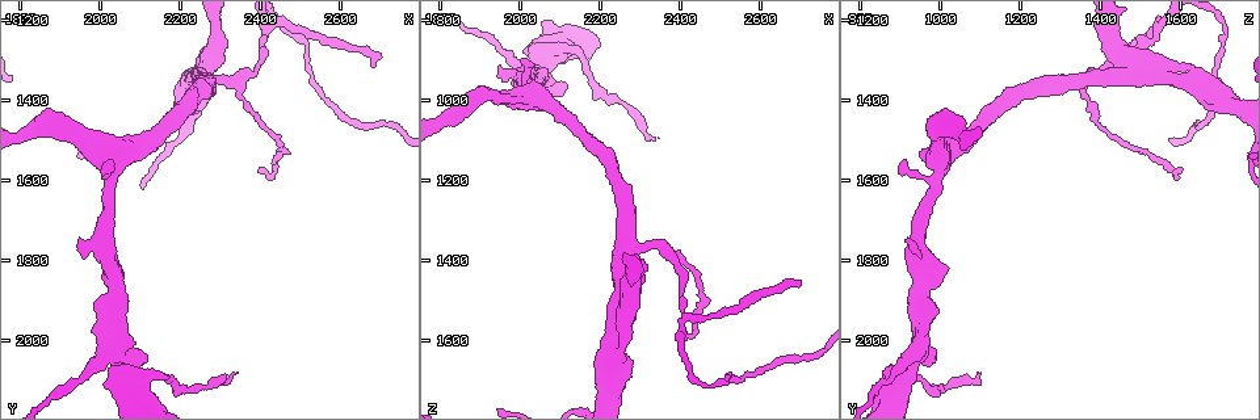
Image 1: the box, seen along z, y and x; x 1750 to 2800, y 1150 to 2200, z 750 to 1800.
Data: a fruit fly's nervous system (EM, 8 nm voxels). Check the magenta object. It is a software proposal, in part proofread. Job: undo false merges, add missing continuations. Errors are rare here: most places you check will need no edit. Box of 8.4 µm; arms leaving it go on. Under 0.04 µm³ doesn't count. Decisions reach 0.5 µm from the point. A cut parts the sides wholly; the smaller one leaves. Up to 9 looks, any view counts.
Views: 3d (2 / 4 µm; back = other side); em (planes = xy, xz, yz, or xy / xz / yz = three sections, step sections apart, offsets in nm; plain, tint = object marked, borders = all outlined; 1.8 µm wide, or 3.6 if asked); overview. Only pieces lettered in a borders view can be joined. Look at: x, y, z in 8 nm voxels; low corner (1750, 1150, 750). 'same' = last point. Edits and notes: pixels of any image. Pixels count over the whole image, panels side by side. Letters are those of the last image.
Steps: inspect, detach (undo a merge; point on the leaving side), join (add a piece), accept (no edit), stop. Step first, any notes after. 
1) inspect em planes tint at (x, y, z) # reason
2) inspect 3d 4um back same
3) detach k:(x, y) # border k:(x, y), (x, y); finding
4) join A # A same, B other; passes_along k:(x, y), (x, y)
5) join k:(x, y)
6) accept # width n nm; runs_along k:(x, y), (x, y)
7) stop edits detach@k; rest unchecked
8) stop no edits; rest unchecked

inspect em planes borders at (2120, 2035, 960) # an open end

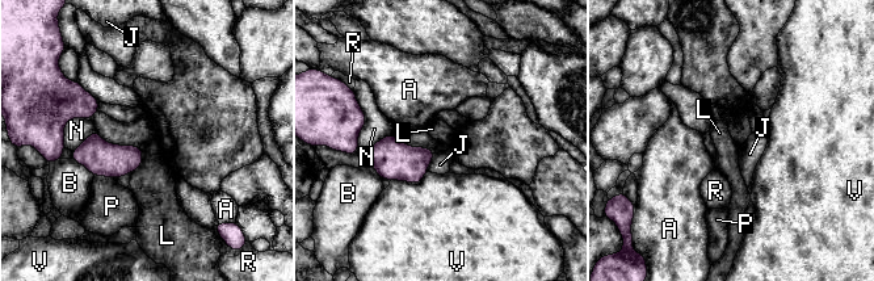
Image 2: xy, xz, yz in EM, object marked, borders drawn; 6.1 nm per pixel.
accept # width 130 nm; A other, B other, J other, L other, N other, P other, R other, V other; no lettered piece goes on from it

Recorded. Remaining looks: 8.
inspect 3d 4um back at (2030, 1545, 995) # three arms meet

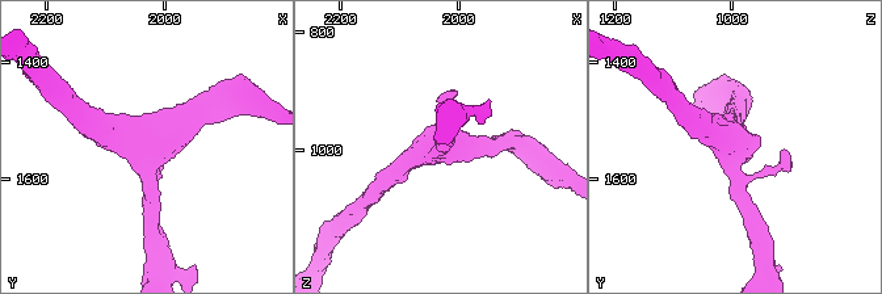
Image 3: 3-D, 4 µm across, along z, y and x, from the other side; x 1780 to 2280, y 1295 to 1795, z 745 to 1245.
inspect em 3.6um yz step 8 tint at (2030, 1550, 1000) # shape alone is not enough

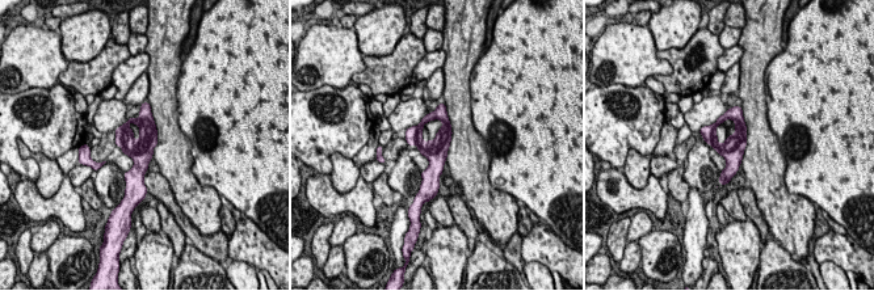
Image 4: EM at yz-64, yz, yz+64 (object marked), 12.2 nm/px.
inspect em 3.6um planes borders same

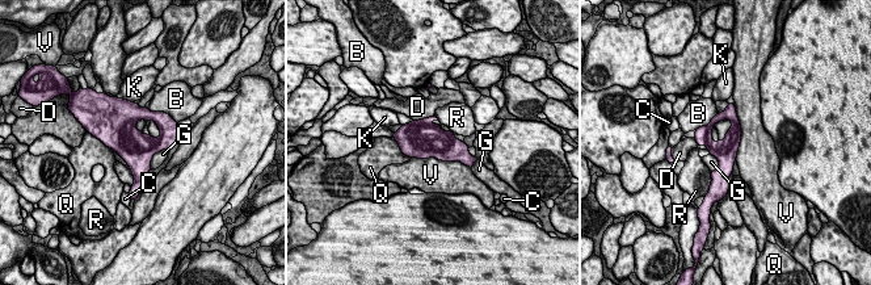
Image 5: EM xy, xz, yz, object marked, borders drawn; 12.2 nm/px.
accept # longest_contact V 750 nm; B other, C other, D other, G other, K other, Q other, R other, V other; runs_along 5:(732, 108), (726, 183); all the same neuron

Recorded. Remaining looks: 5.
inspect 3d 4um at (2255, 1350, 1445) # two arms at a narrow angle

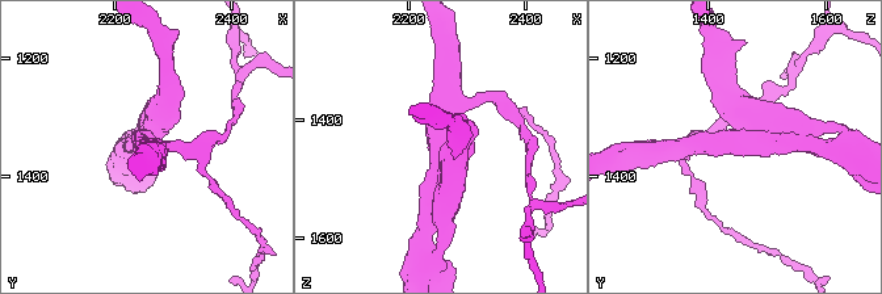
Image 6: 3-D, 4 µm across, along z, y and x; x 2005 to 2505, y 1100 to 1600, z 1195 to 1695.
inspect em yz step 8 tint at (2255, 1345, 1450) # arms 4

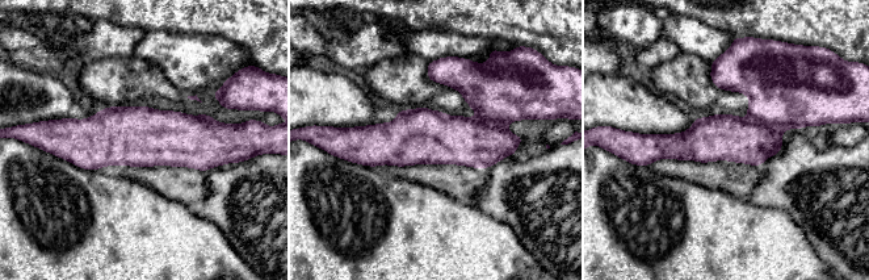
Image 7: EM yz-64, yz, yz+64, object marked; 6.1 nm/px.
inspect em planes borders same # another direction

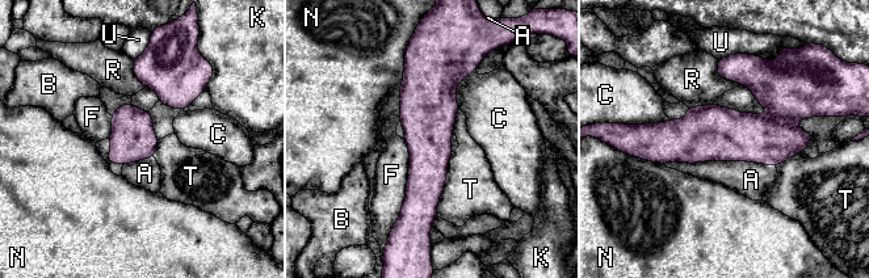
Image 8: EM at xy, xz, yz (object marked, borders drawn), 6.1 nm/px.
accept # longest_contact A 700 nm; A other, B other, C other, F other, K other, N other, R other, T other, U other; runs_along 8:(425, 59), (427, 210), (431, 217); one neuron here

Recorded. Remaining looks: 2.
inspect em xz step 4 borders at (2680, 1315, 1460)

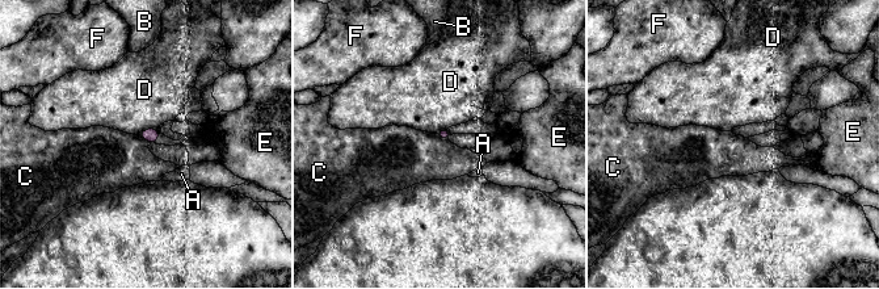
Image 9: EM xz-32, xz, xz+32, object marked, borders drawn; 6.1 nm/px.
accept # A other, B other, C other, D other, E other, F other; border 9:(434, 133), (448, 141); no lettered piece goes on from it

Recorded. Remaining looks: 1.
stop no edits; rest unchecked

